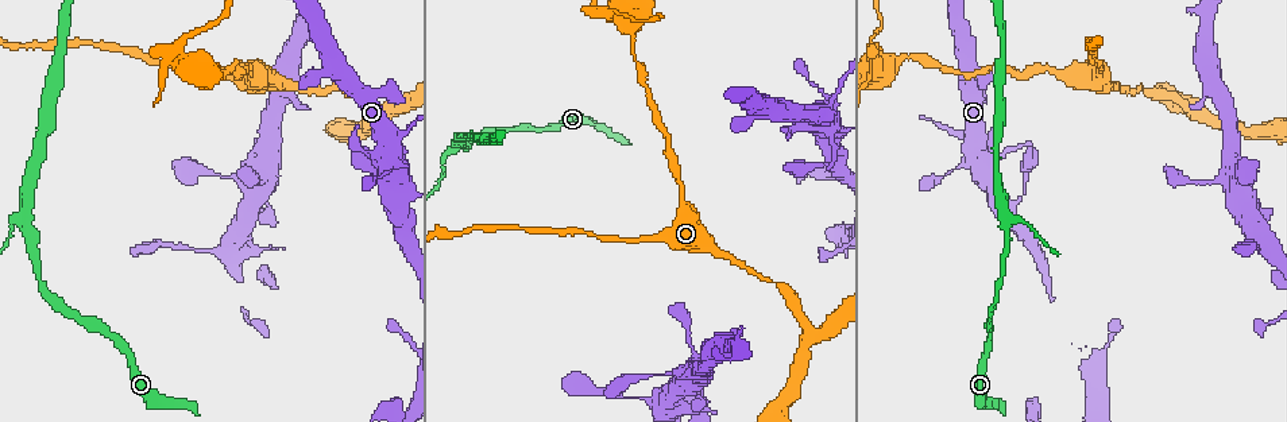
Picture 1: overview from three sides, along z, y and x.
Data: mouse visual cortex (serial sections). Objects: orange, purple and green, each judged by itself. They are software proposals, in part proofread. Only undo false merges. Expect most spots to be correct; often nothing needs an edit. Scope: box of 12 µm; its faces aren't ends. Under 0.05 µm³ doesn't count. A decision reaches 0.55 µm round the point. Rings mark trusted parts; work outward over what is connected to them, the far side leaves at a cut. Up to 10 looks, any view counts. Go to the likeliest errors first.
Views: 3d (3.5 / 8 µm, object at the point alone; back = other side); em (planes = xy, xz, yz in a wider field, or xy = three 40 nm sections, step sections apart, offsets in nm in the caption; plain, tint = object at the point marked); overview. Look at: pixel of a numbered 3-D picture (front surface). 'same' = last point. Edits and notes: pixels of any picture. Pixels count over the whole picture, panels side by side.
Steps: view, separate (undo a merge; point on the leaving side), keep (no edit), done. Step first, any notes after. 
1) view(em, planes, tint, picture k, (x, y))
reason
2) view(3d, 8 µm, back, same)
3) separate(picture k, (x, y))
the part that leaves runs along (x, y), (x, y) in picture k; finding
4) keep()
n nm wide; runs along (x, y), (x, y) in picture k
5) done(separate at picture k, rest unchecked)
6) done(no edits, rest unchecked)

view(3d, 3.5 µm, picture 1, (1006, 220))
two arms in line, one across

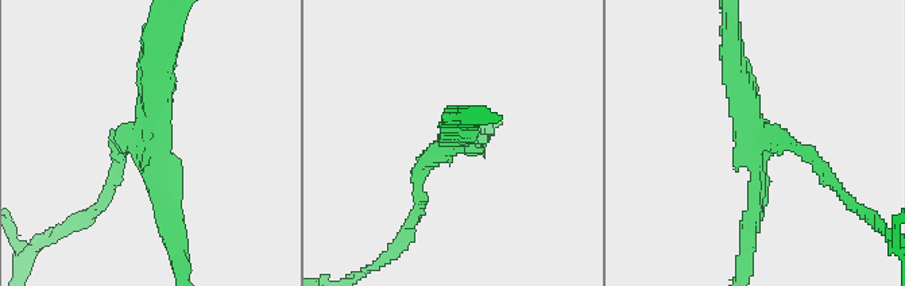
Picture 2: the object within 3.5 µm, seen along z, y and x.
view(em, xy, step 2, tint, picture 2, (753, 142))
3 arms; arms of 150, 200, 300 nm; now the EM

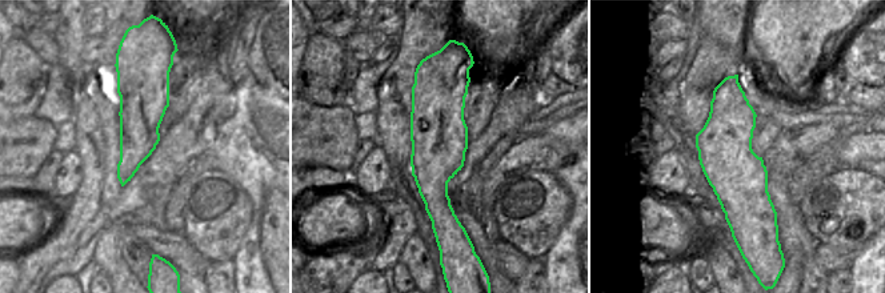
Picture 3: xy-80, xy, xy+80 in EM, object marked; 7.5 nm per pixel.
keep()
runs along (170, 230), (149, 172), (153, 55) in picture 2; all the same cell

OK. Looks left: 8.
view(3d, 3.5 µm, back, picture 1, (393, 164))
narrows sharply

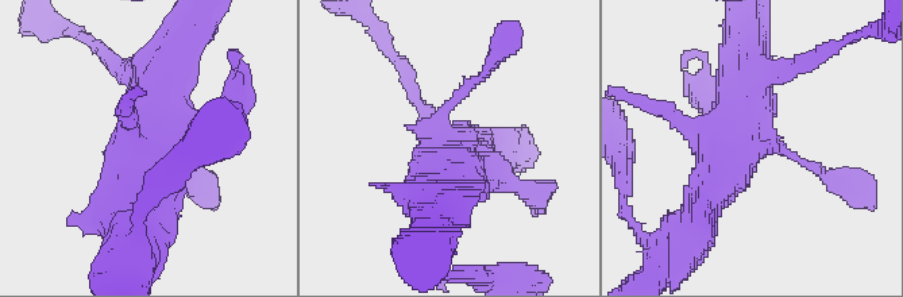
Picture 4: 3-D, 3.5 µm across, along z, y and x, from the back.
view(em, xy, step 2, tint, picture 4, (442, 136))
need the tissue

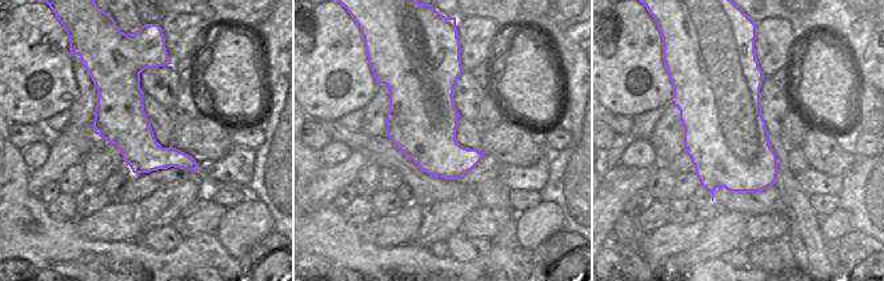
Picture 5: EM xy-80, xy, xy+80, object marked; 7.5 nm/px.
keep()
runs along (747, 39), (740, 122), (702, 201) in picture 4; one cell here

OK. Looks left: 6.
view(3d, 3.5 µm, picture 1, (1196, 111))
abrupt turn

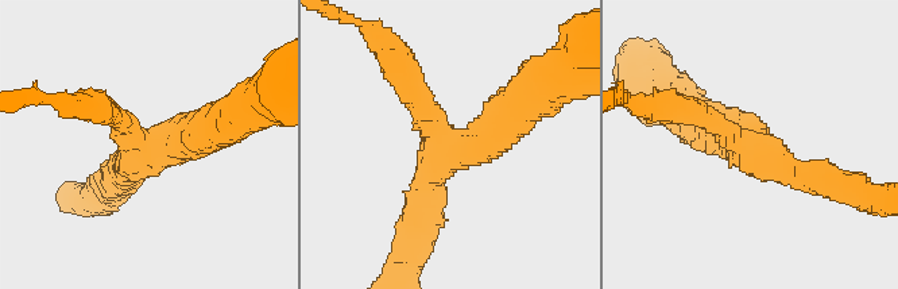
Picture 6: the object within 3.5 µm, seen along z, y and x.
view(em, xy, step 5, tint, picture 6, (753, 147))
3 arms; arms of 250, 350, 500 nm

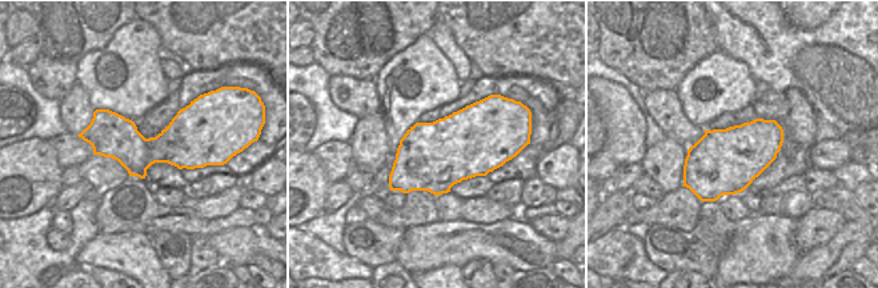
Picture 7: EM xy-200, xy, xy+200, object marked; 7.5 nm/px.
keep()
runs along (685, 110), (765, 160), (824, 180) in picture 6; one cell here

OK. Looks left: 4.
view(3d, 3.5 µm, back, picture 1, (200, 64))
sharp bend

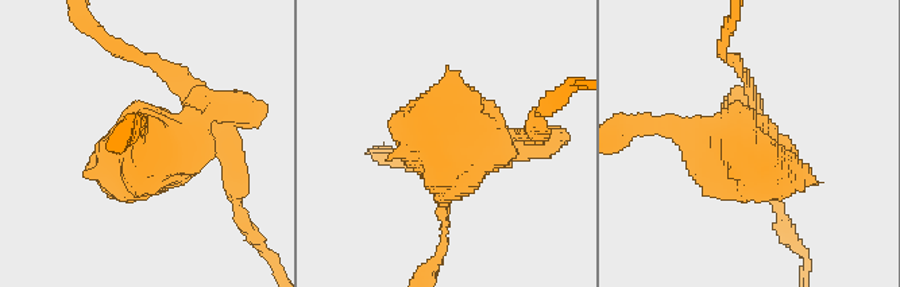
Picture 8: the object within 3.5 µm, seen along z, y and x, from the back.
view(em, xy, step 2, tint, picture 8, (155, 146))

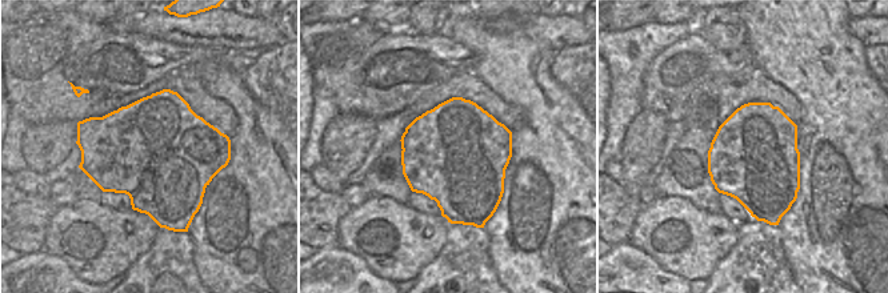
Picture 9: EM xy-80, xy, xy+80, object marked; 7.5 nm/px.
view(em, xy, step 1, tint, same)
another direction

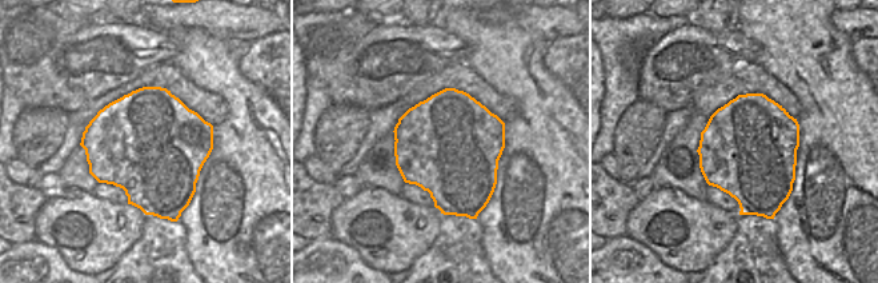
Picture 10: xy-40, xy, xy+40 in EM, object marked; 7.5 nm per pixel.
keep()
one cell here

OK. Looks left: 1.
done(no edits, rest unchecked)

